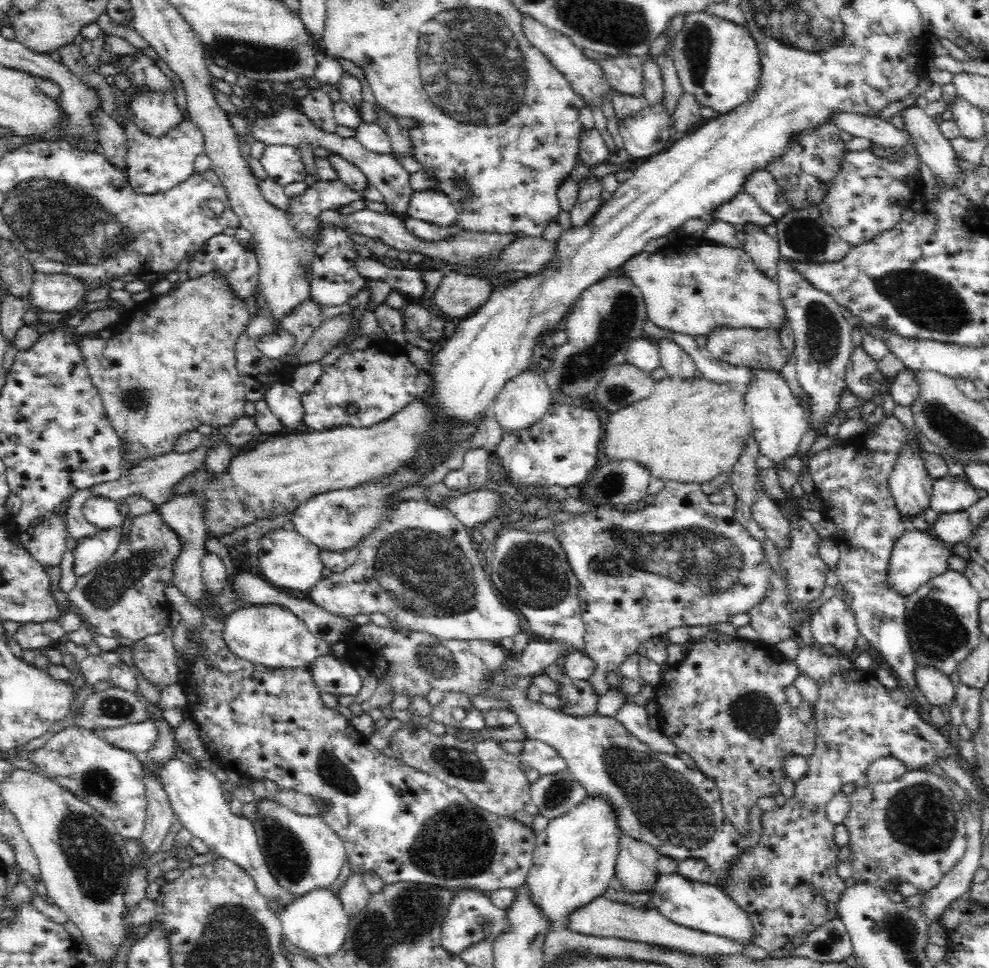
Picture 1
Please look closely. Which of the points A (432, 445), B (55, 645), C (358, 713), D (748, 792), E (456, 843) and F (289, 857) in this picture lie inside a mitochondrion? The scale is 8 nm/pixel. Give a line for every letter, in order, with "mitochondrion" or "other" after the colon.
A: other
B: other
C: other
D: other
E: mitochondrion
F: mitochondrion

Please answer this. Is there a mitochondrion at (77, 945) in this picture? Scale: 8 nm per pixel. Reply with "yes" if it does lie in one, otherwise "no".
no

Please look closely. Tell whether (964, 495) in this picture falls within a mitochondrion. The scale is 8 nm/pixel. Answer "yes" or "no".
no

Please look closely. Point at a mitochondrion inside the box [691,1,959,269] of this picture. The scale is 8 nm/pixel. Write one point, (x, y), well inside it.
(807, 239)

